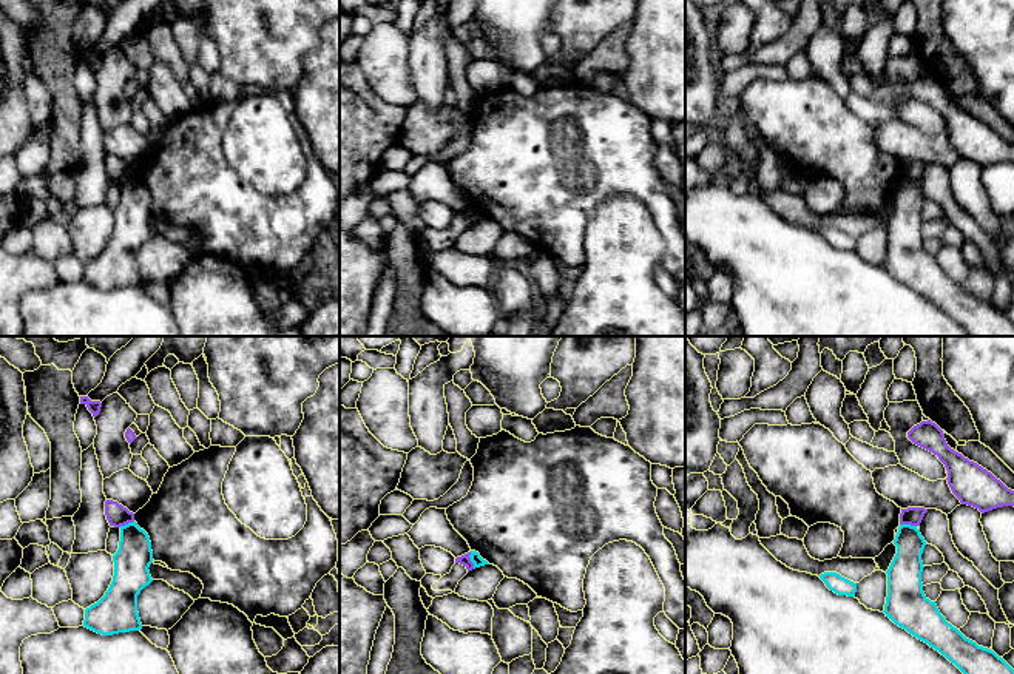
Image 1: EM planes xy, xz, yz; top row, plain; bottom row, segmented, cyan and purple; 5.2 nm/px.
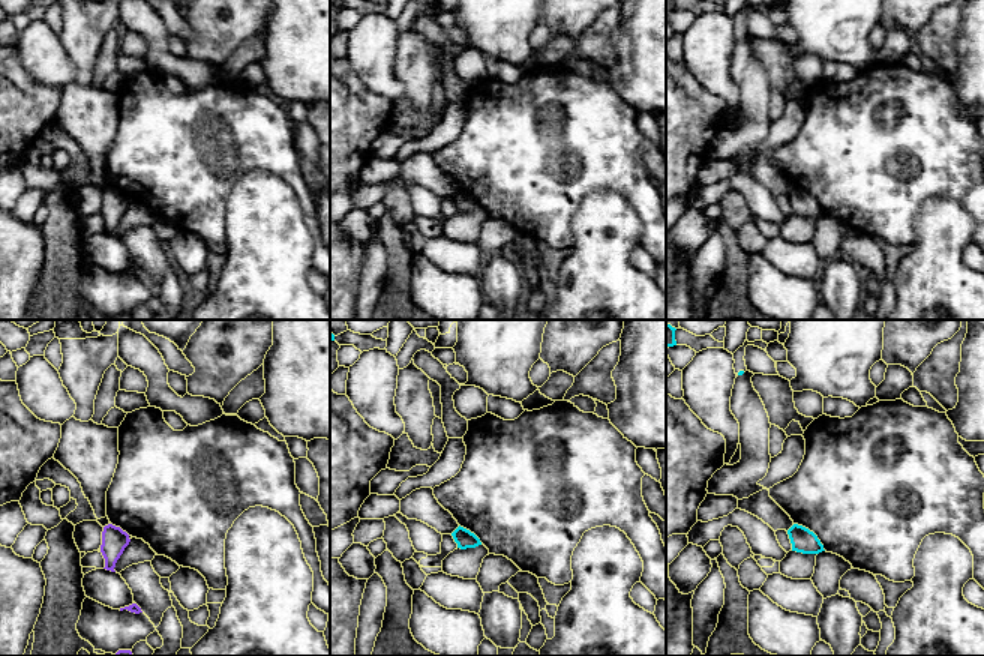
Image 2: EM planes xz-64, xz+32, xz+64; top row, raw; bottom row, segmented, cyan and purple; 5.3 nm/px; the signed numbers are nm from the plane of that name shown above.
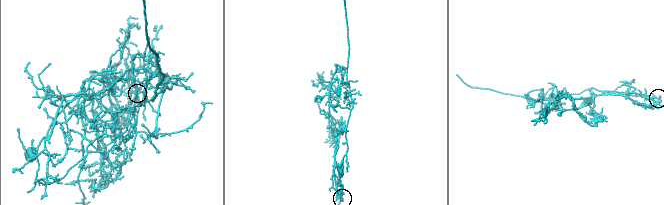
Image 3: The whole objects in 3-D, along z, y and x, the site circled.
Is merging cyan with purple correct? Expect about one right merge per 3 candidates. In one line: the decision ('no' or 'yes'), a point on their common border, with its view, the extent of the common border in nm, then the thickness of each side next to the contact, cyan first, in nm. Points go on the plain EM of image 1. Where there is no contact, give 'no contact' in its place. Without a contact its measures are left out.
no; meets cyan in xz at (471, 215); contact 90 nm long; 60 nm thick on the cyan side, 60 nm on the other

